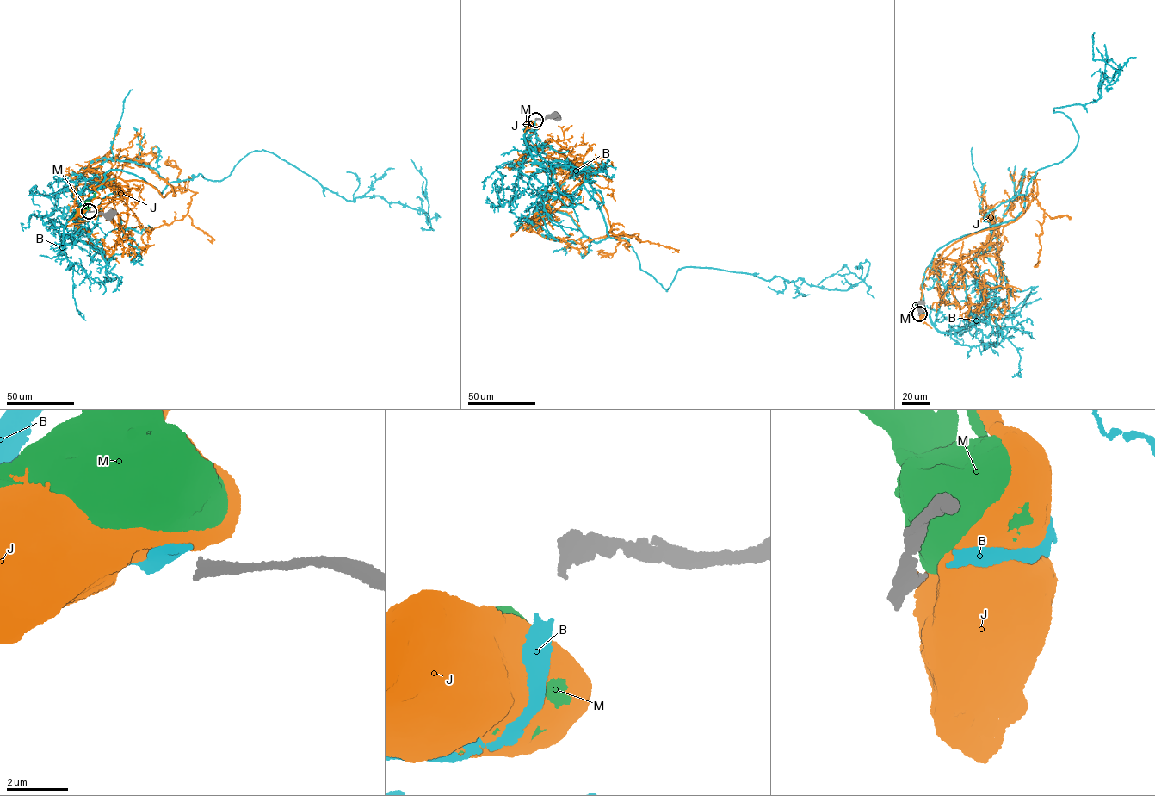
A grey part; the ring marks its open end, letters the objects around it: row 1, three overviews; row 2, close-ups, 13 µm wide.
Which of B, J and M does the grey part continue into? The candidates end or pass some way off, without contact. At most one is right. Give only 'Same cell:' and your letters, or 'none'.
Same cell: B

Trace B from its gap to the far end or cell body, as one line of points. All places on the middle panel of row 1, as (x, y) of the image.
B: (535, 121), (537, 150), (666, 291), (687, 267), (861, 280), (845, 264), (818, 284)

